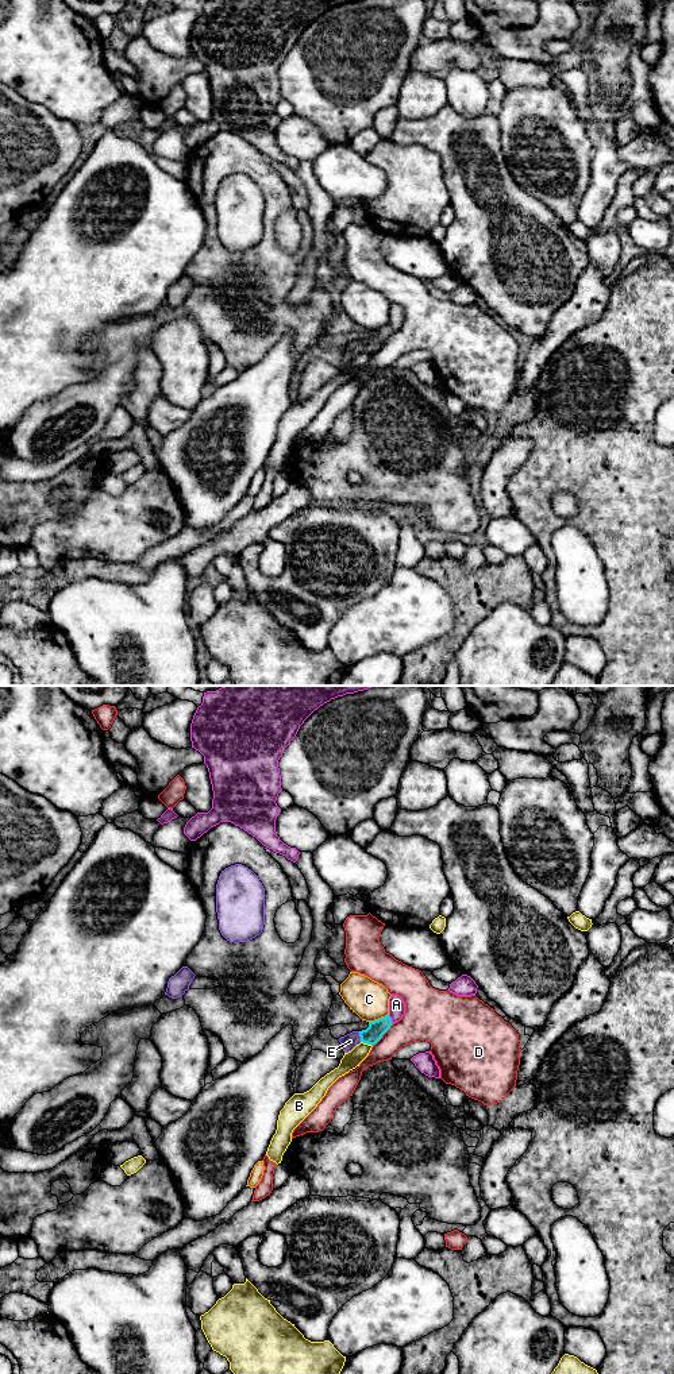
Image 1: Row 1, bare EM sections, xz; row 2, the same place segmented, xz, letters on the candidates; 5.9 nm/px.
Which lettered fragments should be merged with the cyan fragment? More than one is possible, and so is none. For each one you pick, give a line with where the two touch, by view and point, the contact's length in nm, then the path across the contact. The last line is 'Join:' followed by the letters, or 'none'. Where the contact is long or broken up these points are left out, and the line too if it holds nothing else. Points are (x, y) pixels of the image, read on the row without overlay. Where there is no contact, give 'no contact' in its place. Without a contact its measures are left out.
E: contact xz (359, 344); length 70 nm; way xz (377, 338), (370, 344), (359, 344), (350, 350)
Join: E

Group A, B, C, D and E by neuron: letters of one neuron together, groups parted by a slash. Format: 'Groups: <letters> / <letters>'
Groups: A / B / C / D / E

